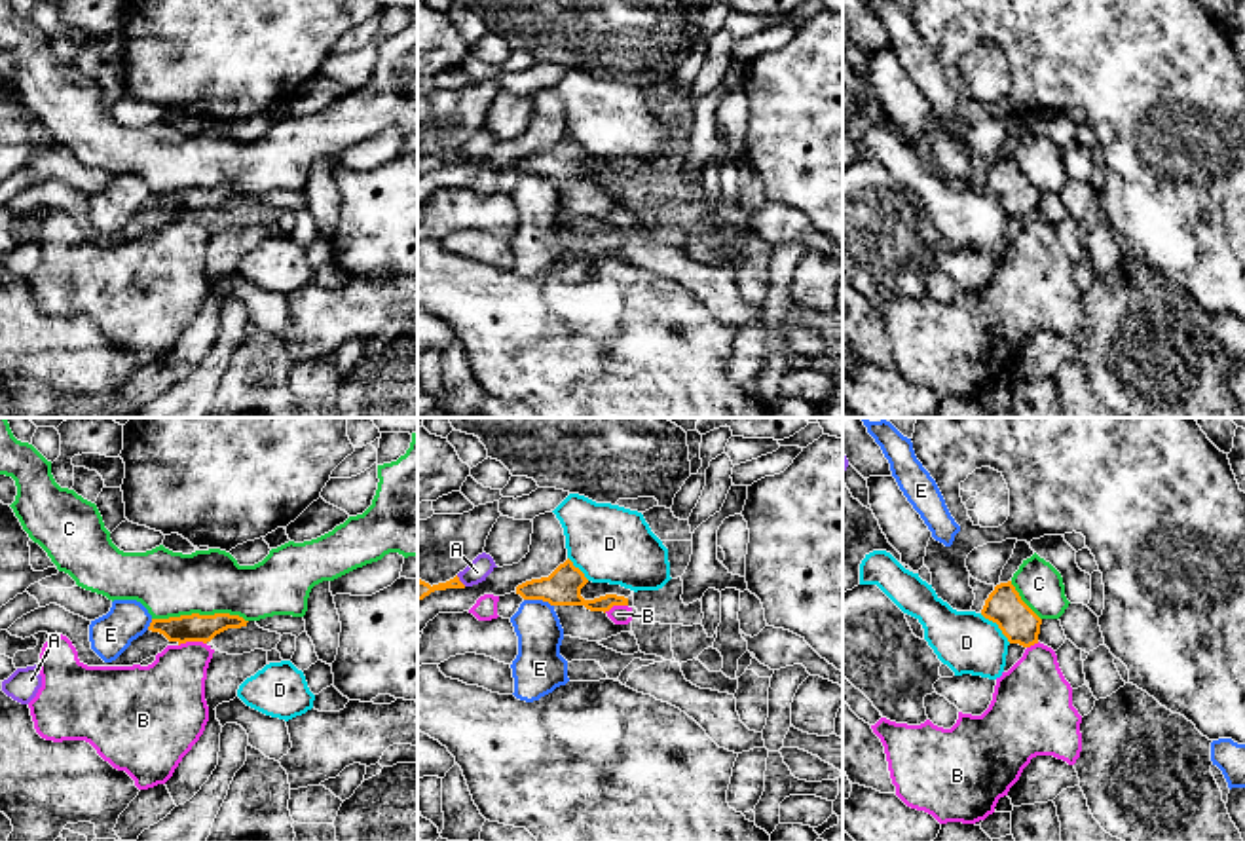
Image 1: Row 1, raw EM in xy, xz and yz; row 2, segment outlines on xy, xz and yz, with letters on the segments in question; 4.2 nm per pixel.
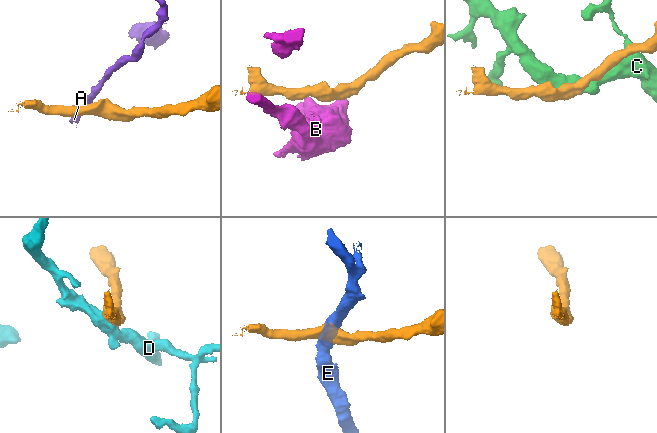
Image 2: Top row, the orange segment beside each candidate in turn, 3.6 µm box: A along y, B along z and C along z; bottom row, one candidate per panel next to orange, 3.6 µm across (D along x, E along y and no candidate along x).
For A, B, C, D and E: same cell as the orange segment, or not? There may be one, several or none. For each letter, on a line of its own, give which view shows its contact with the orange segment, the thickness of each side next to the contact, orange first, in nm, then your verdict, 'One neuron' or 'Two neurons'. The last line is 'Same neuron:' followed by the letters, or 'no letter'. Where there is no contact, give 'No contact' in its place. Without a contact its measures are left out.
A: Touches orange in xz. Thickness 90 nm (orange) against 90 nm. Two neurons
B: Touches orange in xy. Thickness 120 nm (orange) against 300 nm. Two neurons
C: Touches orange in xy. Thickness 120 nm (orange) against 280 nm. Two neurons
D: Touches orange in yz. Thickness 160 nm (orange) against 260 nm. Two neurons
E: Touches orange in xz. Thickness 160 nm (orange) against 190 nm. Two neurons
Same neuron: no letter

